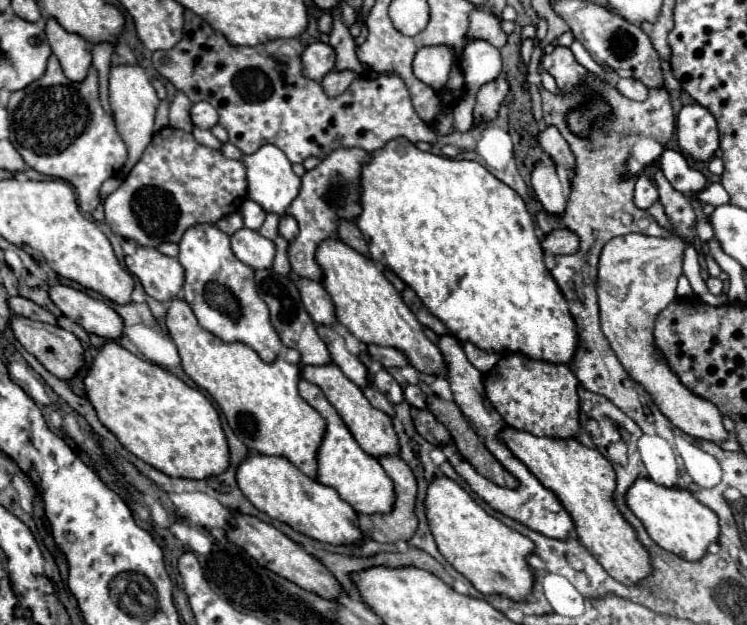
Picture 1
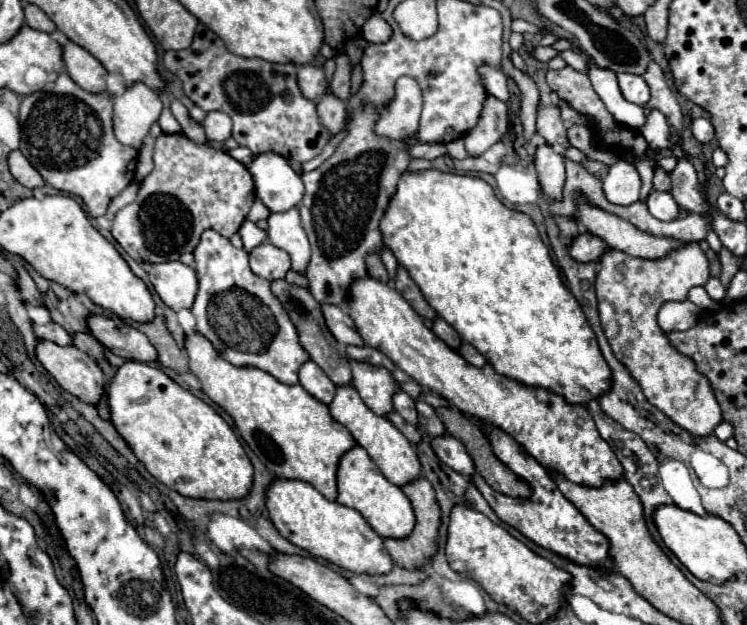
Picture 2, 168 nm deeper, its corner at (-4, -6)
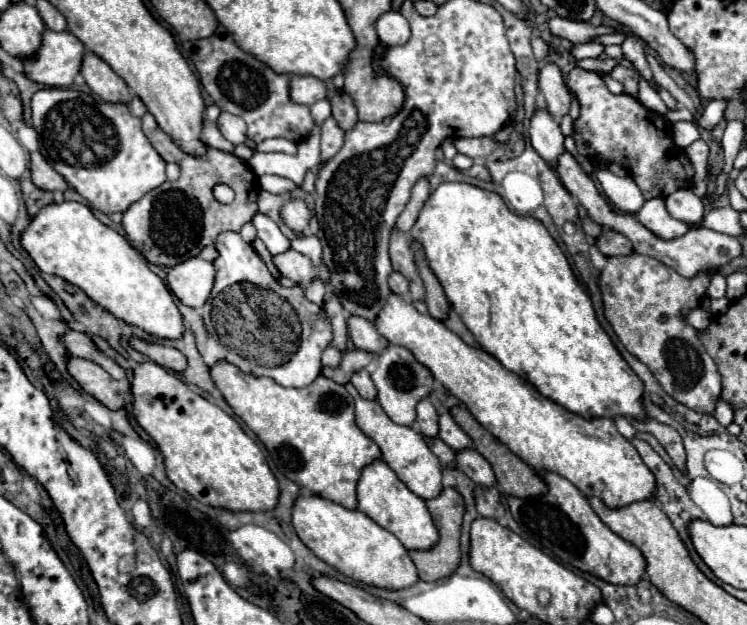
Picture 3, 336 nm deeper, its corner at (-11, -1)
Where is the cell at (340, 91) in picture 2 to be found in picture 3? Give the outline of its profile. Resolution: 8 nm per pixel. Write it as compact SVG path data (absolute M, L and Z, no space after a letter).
M342 89L332 99L332 117L336 119L336 123L342 131L352 131L352 127L356 127L356 123L358 123L356 107Z

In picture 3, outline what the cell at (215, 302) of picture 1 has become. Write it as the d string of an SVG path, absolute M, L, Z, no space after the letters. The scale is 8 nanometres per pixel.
M220 233L216 241L218 259L216 265L216 283L212 289L212 325L220 337L220 341L244 357L252 365L252 375L270 377L284 387L306 387L310 385L322 371L322 351L332 343L332 325L326 311L304 297L302 287L286 289L282 287L266 263L258 257L252 245L244 243L238 233Z

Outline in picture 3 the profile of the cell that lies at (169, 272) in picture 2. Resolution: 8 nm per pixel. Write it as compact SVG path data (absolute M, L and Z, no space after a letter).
M192 257L176 267L166 269L166 273L168 273L168 287L172 289L172 293L184 305L200 309L212 291L216 269L210 261Z

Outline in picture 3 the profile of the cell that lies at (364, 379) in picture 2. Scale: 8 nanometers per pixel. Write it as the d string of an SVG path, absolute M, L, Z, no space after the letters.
M390 345L380 357L378 367L372 373L372 381L378 389L378 403L388 413L388 417L398 423L410 427L416 421L416 403L420 399L426 399L434 389L434 377L432 373L416 361L416 357L400 345Z

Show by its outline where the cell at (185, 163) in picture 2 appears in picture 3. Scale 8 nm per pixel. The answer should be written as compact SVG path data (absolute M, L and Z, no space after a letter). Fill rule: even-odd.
M146 113L142 117L142 129L148 141L154 145L158 155L166 163L176 163L180 167L178 181L162 183L160 187L148 191L140 201L132 203L124 213L122 227L130 245L142 253L150 263L160 267L174 267L190 257L196 257L206 245L214 245L216 237L224 231L240 231L240 227L252 221L258 197L258 179L250 167L232 153L224 153L208 147L206 155L192 157L184 153L156 123L156 119ZM224 183L234 189L236 199L232 205L224 205L214 199L214 185Z

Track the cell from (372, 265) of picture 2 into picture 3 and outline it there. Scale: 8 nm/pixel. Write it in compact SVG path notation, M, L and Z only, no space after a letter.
M392 273L390 275L390 289L394 293L398 293L398 295L406 295L408 293L408 281L406 281L406 277L400 275L400 273Z

